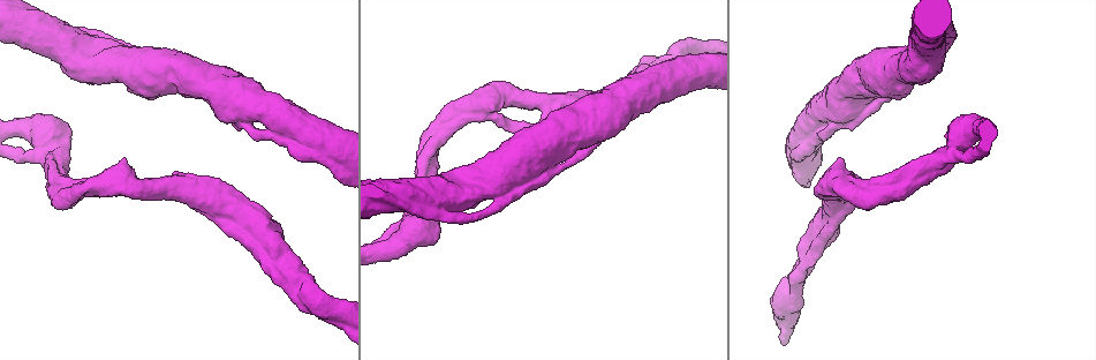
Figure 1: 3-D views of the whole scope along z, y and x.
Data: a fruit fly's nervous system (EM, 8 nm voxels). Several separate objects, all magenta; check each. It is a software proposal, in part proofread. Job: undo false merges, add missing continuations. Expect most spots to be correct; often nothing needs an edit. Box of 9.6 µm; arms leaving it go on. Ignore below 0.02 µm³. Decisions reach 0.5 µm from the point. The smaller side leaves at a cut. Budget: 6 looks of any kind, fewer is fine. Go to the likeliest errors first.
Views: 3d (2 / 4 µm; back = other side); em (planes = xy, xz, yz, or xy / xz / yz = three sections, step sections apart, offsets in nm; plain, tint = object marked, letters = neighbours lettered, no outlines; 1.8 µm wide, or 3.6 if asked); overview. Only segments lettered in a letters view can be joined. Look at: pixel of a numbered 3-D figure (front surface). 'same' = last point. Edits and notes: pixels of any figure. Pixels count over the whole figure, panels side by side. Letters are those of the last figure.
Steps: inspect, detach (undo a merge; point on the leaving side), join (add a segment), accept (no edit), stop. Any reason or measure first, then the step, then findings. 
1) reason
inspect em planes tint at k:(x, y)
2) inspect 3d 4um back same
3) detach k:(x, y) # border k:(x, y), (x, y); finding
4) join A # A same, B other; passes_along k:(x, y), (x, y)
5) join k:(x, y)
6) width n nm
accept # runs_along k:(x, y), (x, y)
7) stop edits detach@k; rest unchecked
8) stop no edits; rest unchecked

sudden change in width
inspect em 3.6um planes plain at 1:(440, 209)

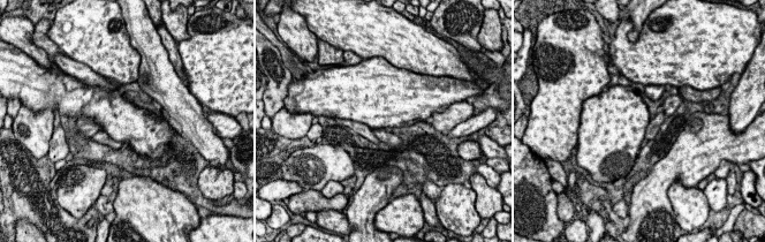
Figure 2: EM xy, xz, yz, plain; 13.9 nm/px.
inspect em 3.6um planes letters same

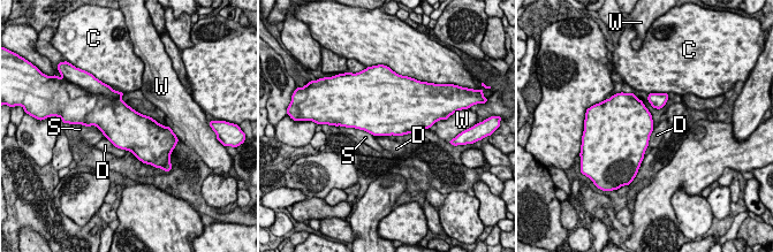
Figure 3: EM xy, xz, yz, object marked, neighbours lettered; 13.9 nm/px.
accept # C other, D other, S other, W other; one cell here

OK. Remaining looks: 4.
arms part here
inspect em 3.6um yz step 8 tint at 1:(487, 107)

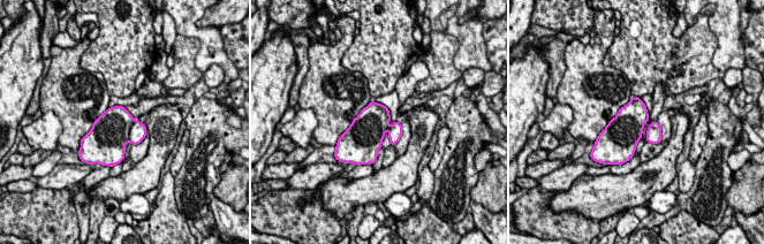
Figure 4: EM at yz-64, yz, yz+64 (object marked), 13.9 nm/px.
what lies round it
inspect em 3.6um yz step 8 letters same

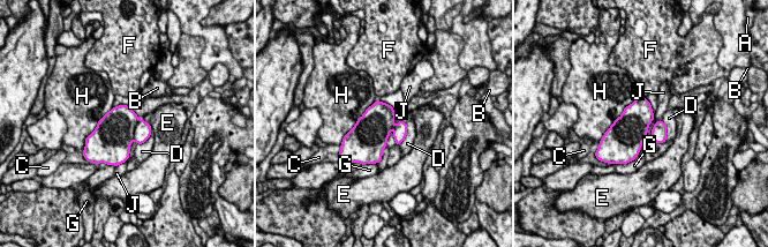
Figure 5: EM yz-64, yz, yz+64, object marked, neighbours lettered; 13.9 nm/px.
width 480 nm
accept # A other, B other, C other, D other, E other, F other, G other, H other, J other; border 5:(385, 146), (382, 159), (378, 163); continuous, no second cell

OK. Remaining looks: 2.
touches itself
inspect 3d 4um at 1:(578, 157)

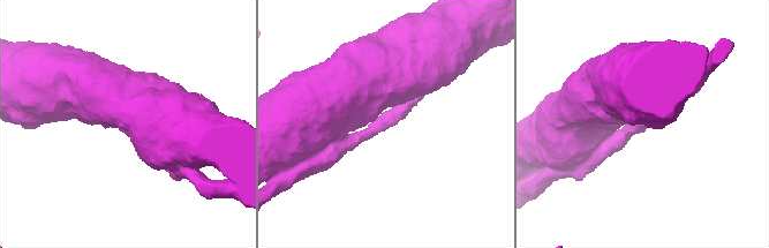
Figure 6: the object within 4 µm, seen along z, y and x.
shape alone is not enough
inspect em 3.6um planes letters at 6:(384, 119)

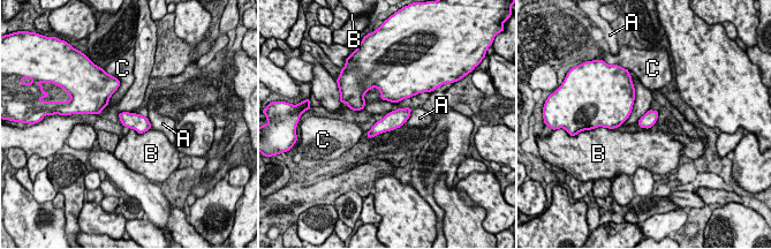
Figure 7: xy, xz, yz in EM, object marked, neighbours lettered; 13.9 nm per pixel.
width 200 nm
accept # A other, B other, C other; border 7:(151, 128), (142, 133), (130, 129); all the same cell

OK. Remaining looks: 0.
stop no edits; rest unchecked

